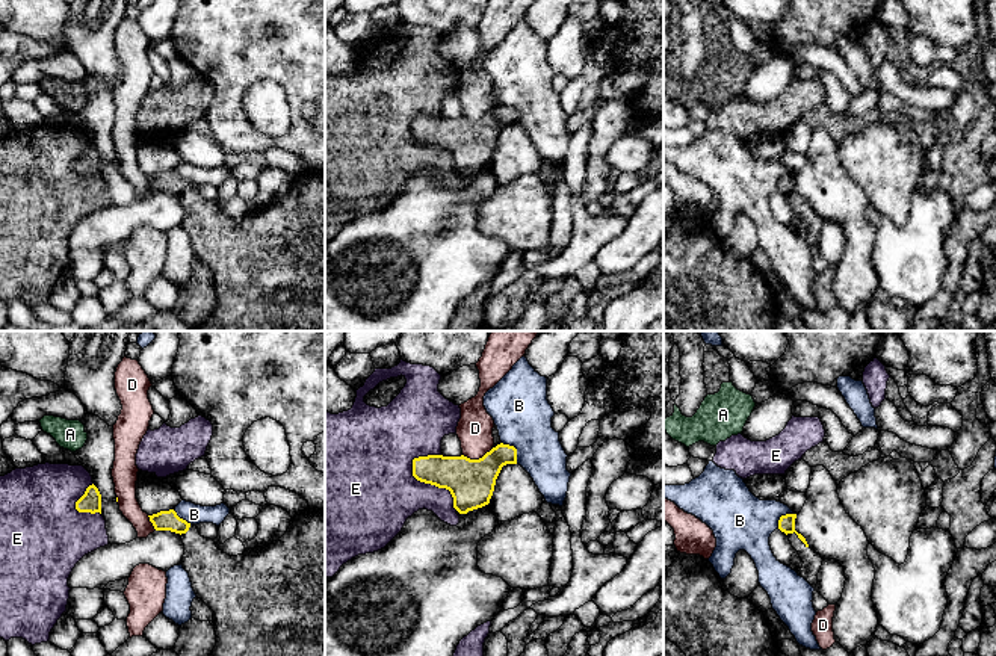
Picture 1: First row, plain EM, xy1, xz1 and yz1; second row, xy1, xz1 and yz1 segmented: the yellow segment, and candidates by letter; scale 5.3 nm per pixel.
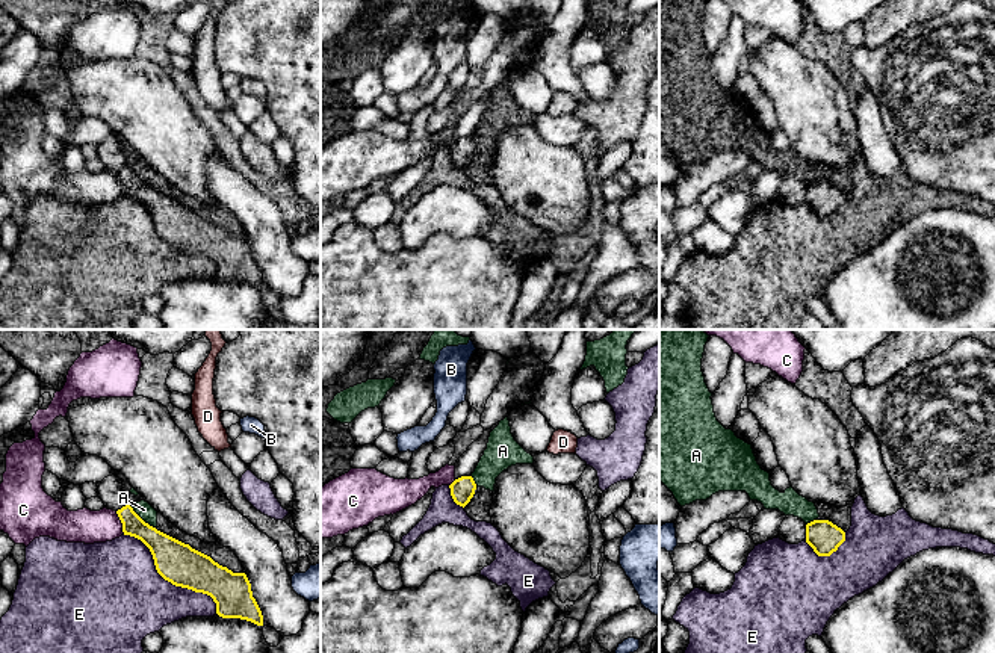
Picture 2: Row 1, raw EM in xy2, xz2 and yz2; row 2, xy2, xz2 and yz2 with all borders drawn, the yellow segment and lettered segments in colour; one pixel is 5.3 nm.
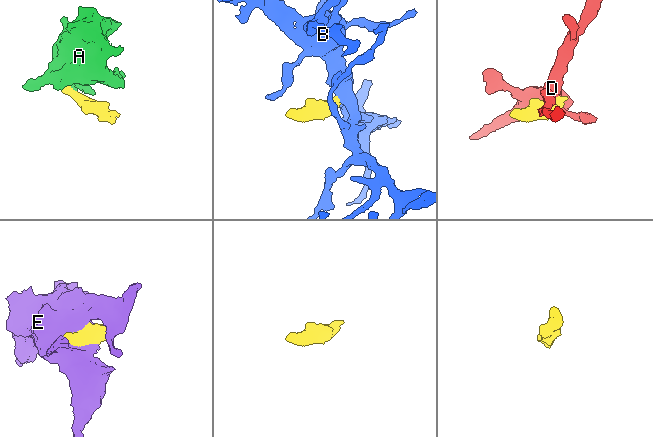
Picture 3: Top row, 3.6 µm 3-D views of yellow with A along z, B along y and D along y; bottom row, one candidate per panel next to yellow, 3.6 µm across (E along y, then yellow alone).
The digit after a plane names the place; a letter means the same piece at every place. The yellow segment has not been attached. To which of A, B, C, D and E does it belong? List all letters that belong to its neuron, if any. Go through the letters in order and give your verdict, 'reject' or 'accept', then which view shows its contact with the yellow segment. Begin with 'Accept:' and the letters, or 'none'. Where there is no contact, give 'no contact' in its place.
Accept: A
A: accept | xy2
B: reject | xz1
C: reject | xy2
D: reject | xz1
E: reject | xy2

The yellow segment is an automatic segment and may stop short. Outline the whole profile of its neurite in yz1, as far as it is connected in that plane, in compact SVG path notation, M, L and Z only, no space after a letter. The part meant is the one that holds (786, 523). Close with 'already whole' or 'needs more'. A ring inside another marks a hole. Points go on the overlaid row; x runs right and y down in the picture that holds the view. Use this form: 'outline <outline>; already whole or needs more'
outline M796 514L781 515L778 520L778 529L789 537L792 547L804 562L803 567L796 570L798 576L804 577L813 588L816 588L818 573L824 559L812 550L806 538L795 531L795 518Z; needs more

